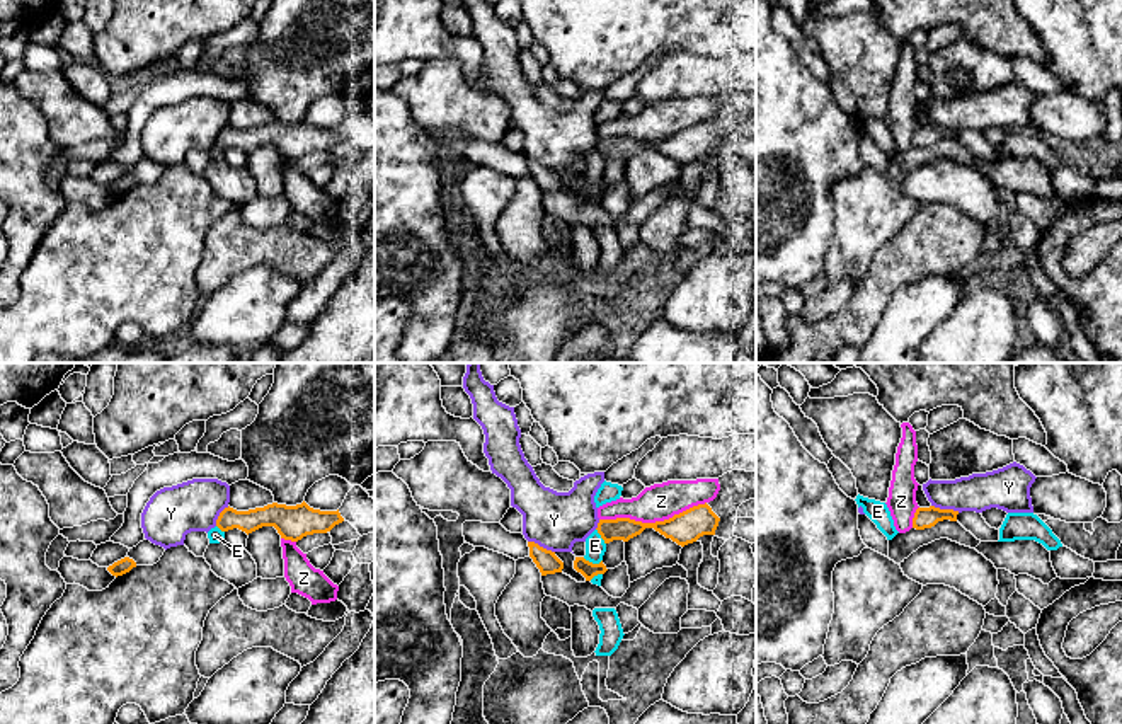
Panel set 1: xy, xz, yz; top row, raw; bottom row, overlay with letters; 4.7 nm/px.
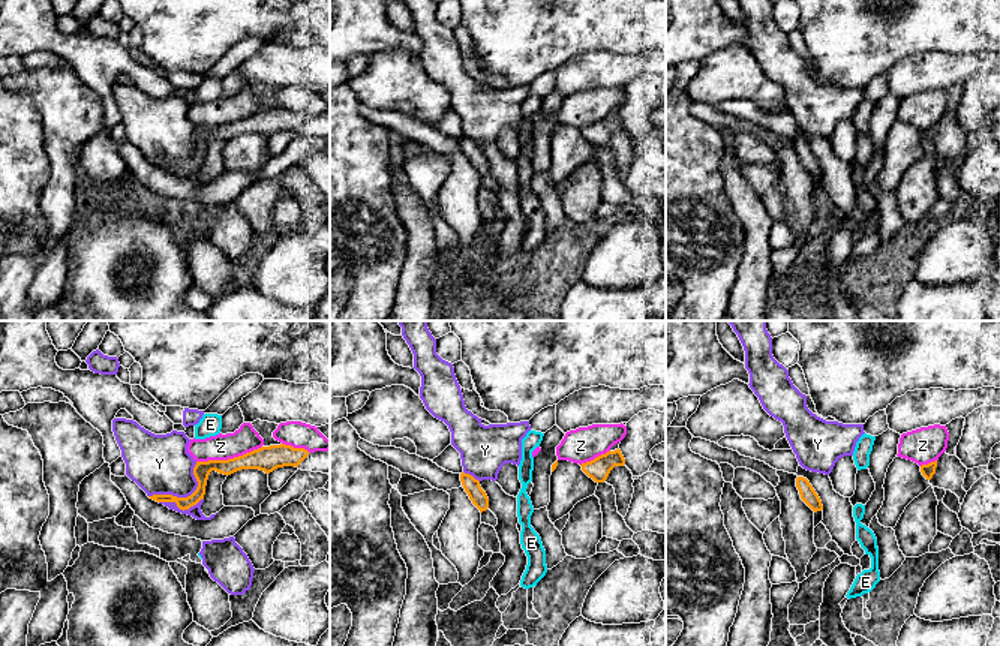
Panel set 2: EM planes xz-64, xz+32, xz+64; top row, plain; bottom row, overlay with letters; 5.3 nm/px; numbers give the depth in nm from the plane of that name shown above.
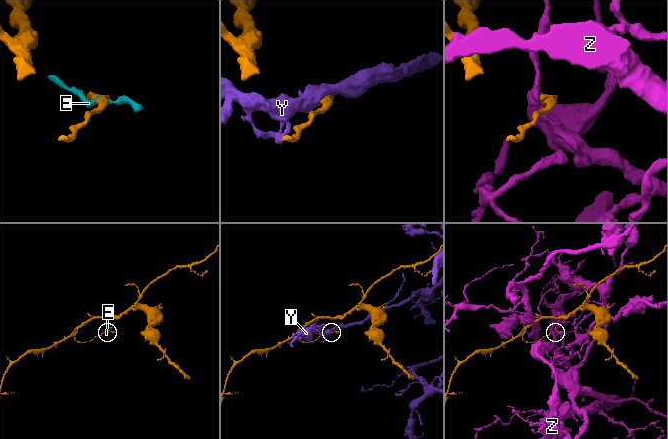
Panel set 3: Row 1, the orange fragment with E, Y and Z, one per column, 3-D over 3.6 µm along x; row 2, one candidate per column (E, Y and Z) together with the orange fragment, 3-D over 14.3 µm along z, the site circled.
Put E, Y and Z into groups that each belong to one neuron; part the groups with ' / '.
E / Y / Z

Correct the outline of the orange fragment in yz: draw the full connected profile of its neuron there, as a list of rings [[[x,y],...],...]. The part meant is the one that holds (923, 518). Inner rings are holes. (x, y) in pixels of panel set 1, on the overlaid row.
[[[935,506],[918,508],[913,518],[913,528],[925,530],[935,526],[938,521],[950,520],[957,521],[959,511],[953,509],[940,509]]]

